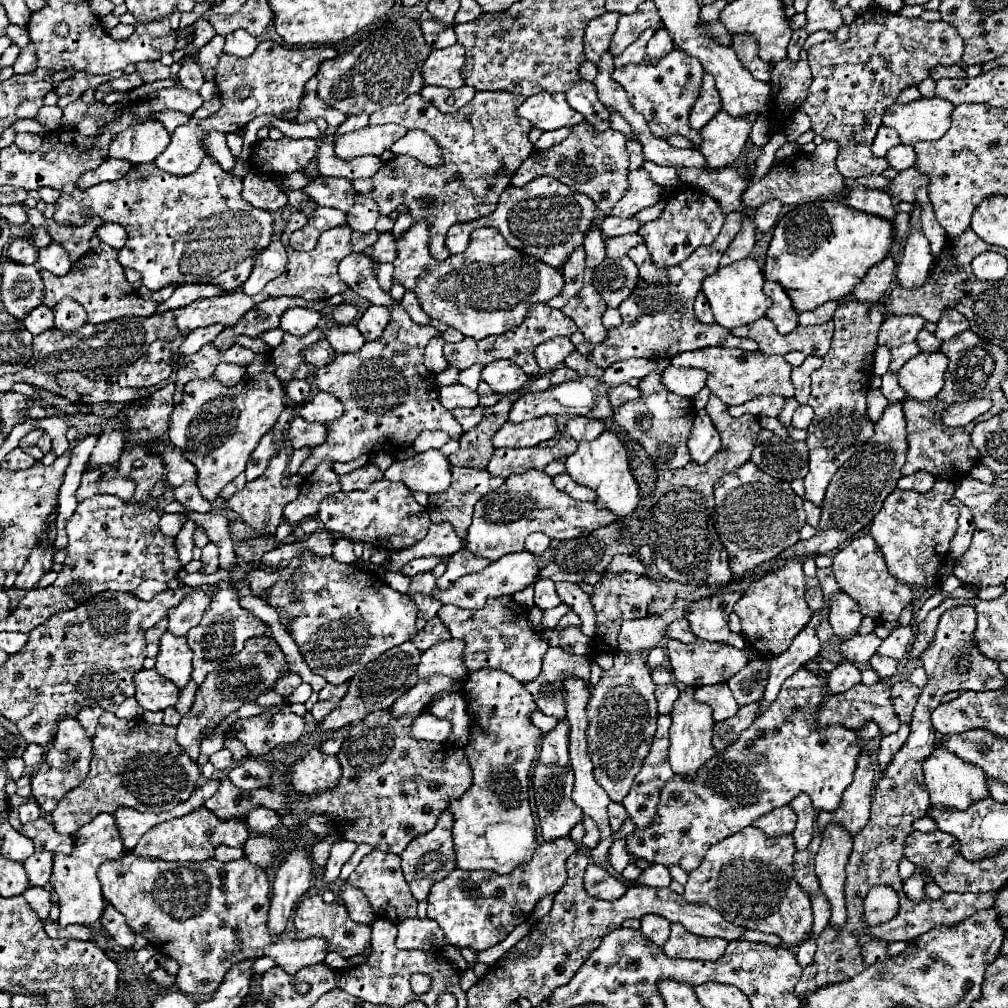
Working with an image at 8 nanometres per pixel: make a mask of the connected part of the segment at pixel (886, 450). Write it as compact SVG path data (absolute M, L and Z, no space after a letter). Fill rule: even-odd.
M890 404L886 408L882 420L876 422L876 432L874 432L872 440L862 446L860 454L854 454L834 474L834 478L832 478L832 482L830 482L830 486L826 490L824 502L822 502L822 516L820 516L820 524L816 528L816 534L810 540L796 542L796 546L790 546L790 550L784 550L774 560L768 560L768 562L756 566L754 570L750 570L750 574L734 578L734 580L742 582L742 580L760 578L766 572L770 572L772 566L778 560L788 560L788 558L798 558L798 556L832 554L834 550L840 550L840 546L848 544L854 538L854 534L860 532L864 526L868 526L872 522L872 518L880 512L882 502L896 488L896 482L902 476L900 470L904 466L906 452L908 452L906 418L904 418L904 412L902 412L902 404Z

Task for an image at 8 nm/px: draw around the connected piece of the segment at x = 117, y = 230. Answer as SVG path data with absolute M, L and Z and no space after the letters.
M106 222L106 224L102 224L98 230L96 230L96 236L102 240L102 242L106 242L108 246L112 246L112 248L116 248L116 250L120 250L120 248L124 248L124 244L126 244L126 230L120 226L120 224L110 224L110 222Z

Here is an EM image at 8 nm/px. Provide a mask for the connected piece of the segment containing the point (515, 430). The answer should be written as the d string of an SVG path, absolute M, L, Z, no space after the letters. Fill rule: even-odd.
M542 416L542 418L518 422L518 424L506 422L496 432L492 442L494 442L494 448L528 448L554 438L556 432L558 432L556 418Z

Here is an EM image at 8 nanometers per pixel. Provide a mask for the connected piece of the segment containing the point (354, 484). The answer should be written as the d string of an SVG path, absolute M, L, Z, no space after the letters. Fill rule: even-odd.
M364 464L362 468L340 476L340 484L342 484L342 492L352 492L352 490L368 490L372 486L372 482L384 478L384 472L374 466L374 464Z

